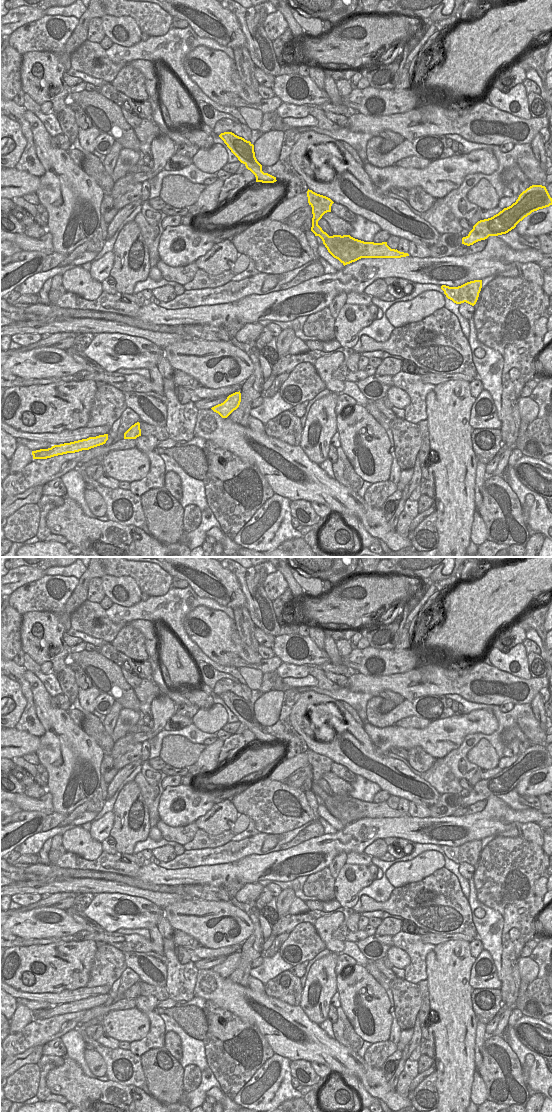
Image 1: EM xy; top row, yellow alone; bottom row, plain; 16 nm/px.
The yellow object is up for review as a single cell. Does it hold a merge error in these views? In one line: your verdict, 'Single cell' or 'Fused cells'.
Fused cells

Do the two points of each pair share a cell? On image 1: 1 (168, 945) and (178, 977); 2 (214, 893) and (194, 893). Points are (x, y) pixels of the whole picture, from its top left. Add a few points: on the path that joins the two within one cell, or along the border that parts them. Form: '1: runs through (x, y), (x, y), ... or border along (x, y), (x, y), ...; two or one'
1: runs through (169, 953), (175, 969); one
2: runs through (209, 893), (199, 893); one

